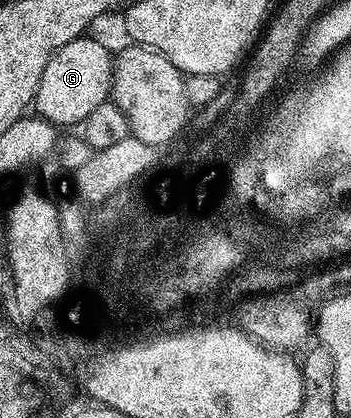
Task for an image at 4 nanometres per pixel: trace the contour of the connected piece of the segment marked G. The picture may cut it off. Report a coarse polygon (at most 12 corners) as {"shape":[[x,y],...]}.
{"shape":[[80,37],[49,57],[33,104],[56,128],[108,102],[113,55]]}

